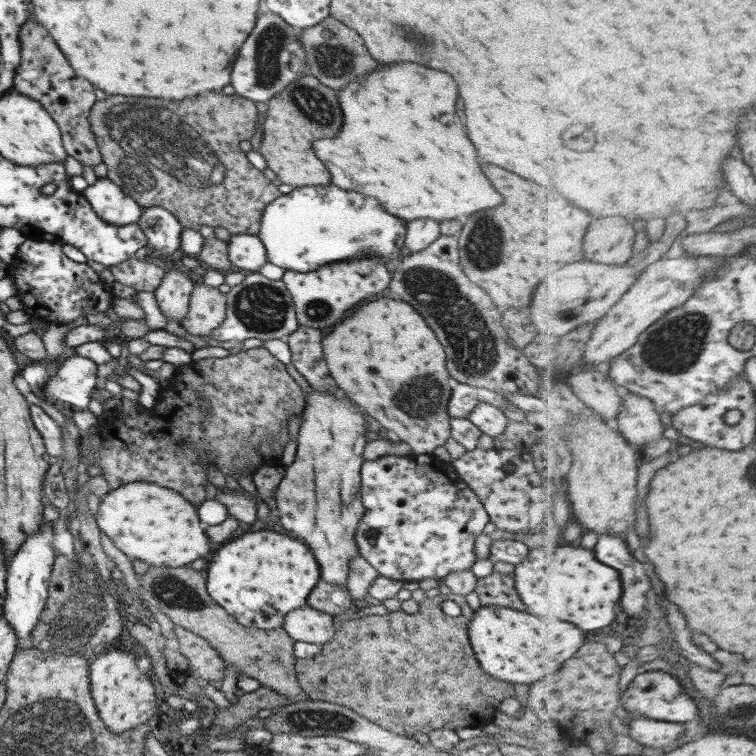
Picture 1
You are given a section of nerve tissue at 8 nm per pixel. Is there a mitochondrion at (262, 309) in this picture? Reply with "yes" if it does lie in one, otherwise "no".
yes

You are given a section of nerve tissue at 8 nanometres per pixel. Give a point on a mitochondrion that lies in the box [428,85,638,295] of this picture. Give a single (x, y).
(484, 243)

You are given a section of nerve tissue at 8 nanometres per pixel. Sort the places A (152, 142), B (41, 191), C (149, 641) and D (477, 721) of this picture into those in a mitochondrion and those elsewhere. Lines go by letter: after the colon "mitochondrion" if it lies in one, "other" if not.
A: mitochondrion
B: other
C: other
D: other

